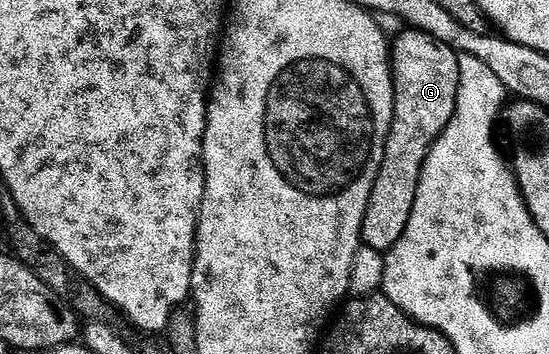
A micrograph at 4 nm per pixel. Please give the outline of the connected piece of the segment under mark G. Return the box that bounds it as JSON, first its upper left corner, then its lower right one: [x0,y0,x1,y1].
[363,30,459,253]

